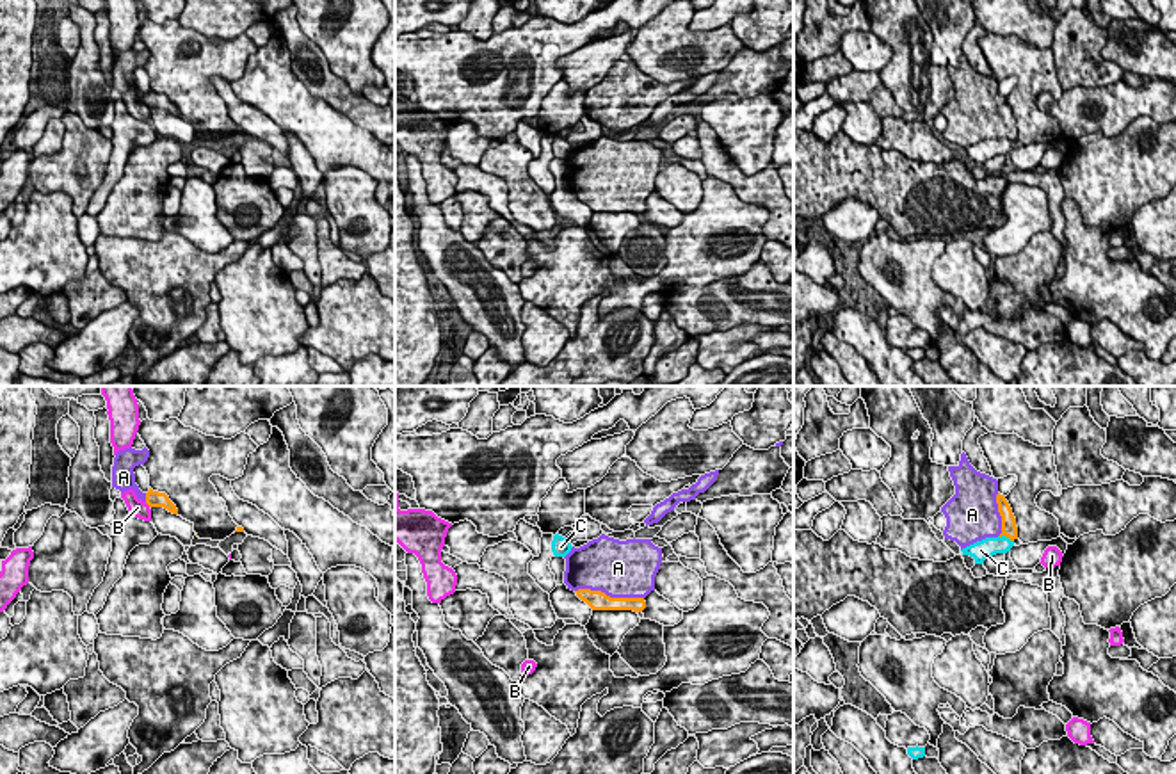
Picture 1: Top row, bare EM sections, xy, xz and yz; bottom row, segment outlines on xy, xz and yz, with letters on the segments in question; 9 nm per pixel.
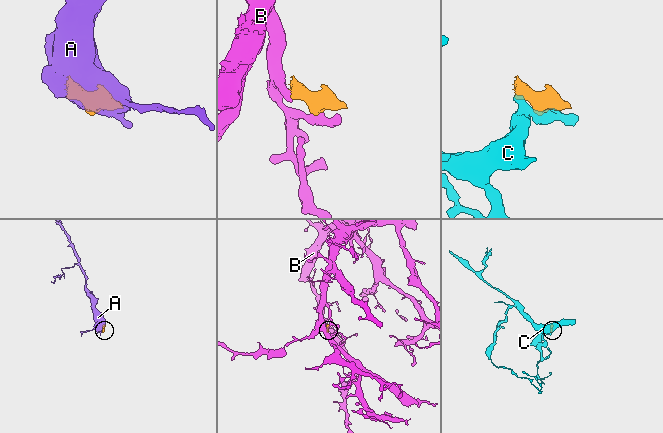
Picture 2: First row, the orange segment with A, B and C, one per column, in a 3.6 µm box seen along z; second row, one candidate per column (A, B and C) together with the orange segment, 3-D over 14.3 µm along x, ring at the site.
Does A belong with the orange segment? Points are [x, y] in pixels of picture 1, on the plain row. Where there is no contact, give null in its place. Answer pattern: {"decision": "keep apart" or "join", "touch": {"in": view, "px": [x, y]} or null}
{"decision": "join", "touch": {"in": "xz", "px": [609, 198]}}

